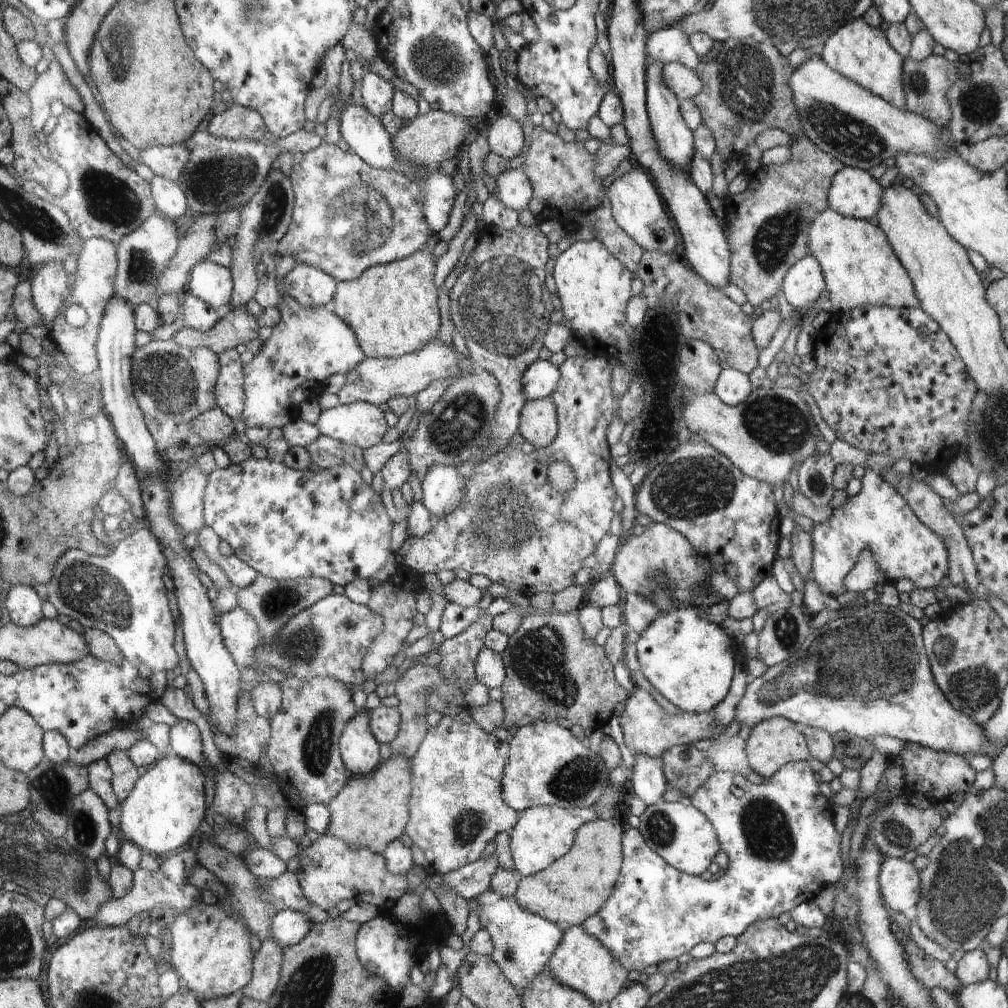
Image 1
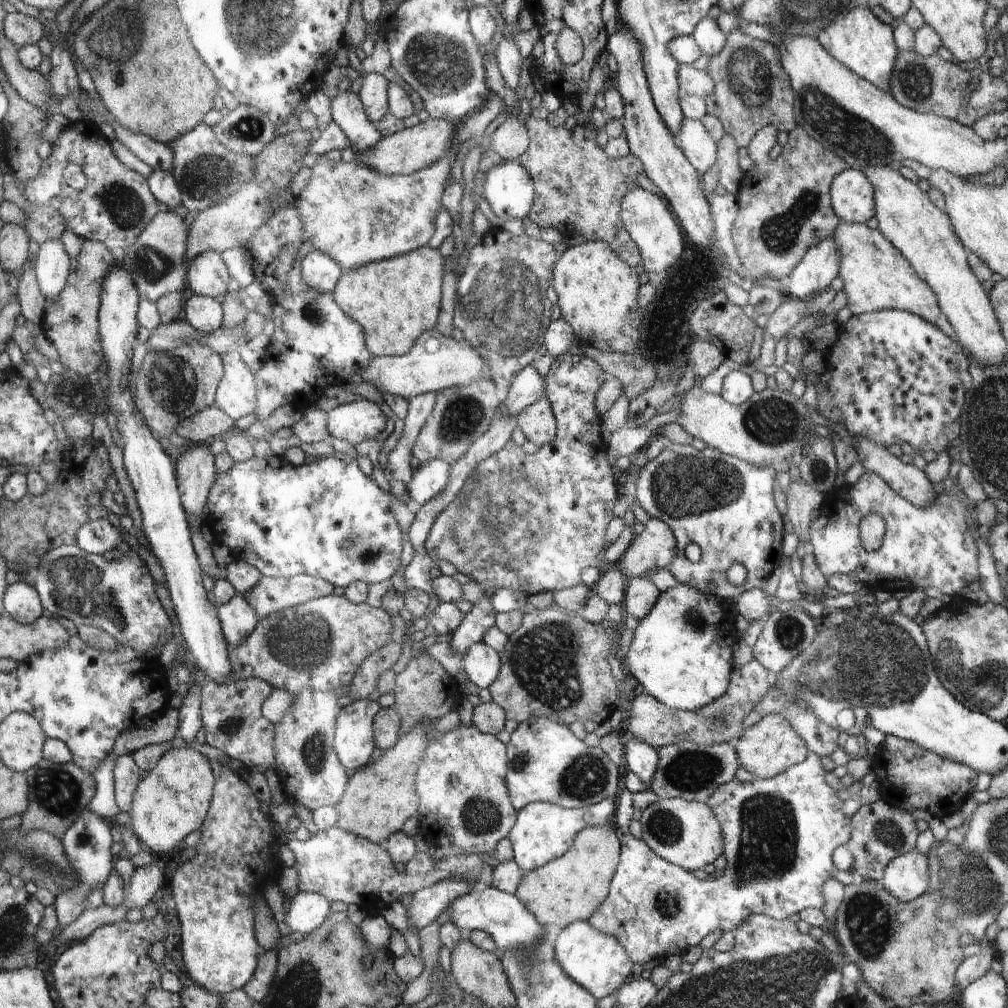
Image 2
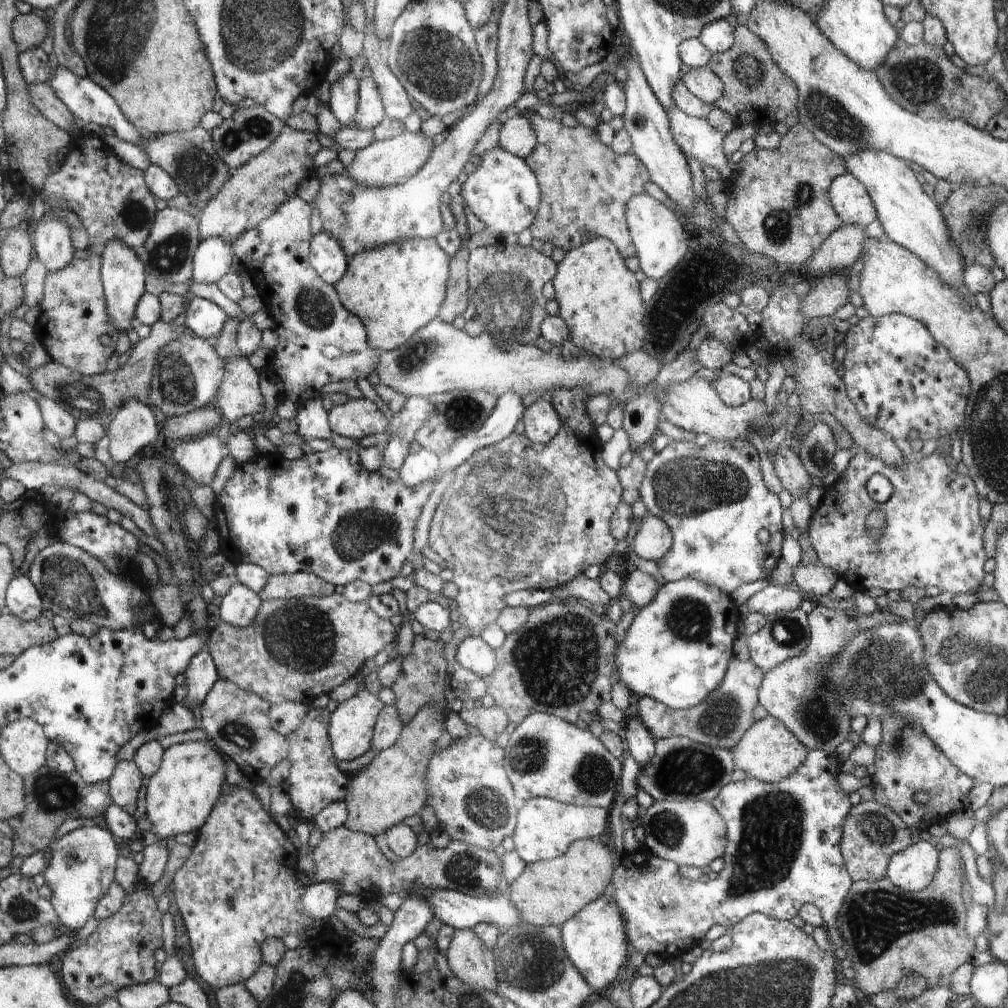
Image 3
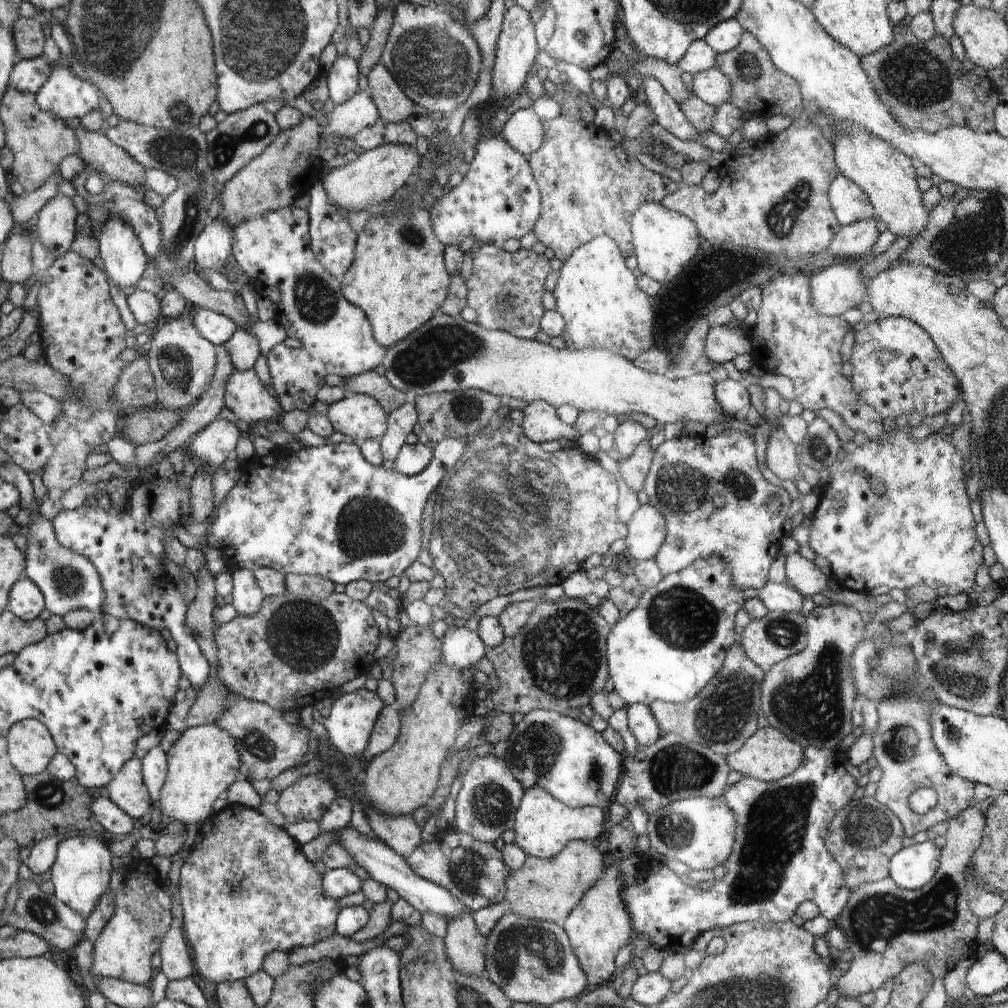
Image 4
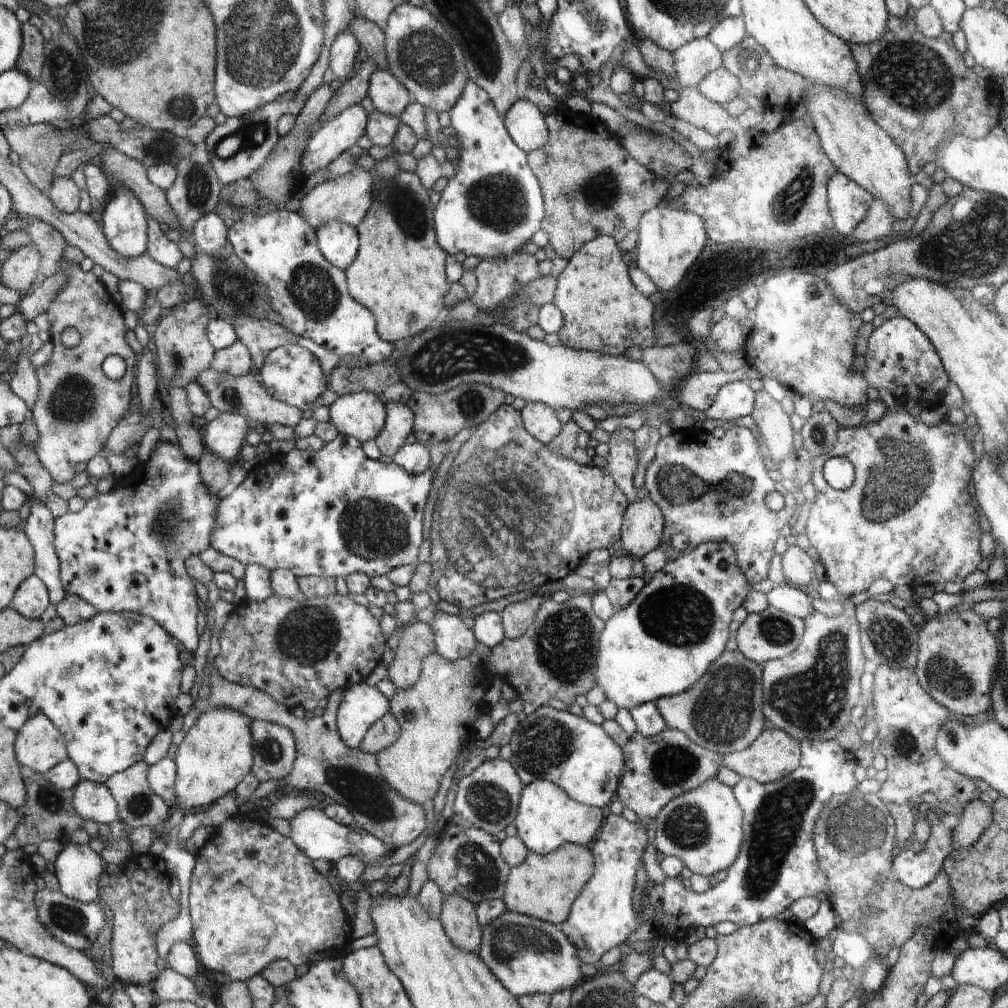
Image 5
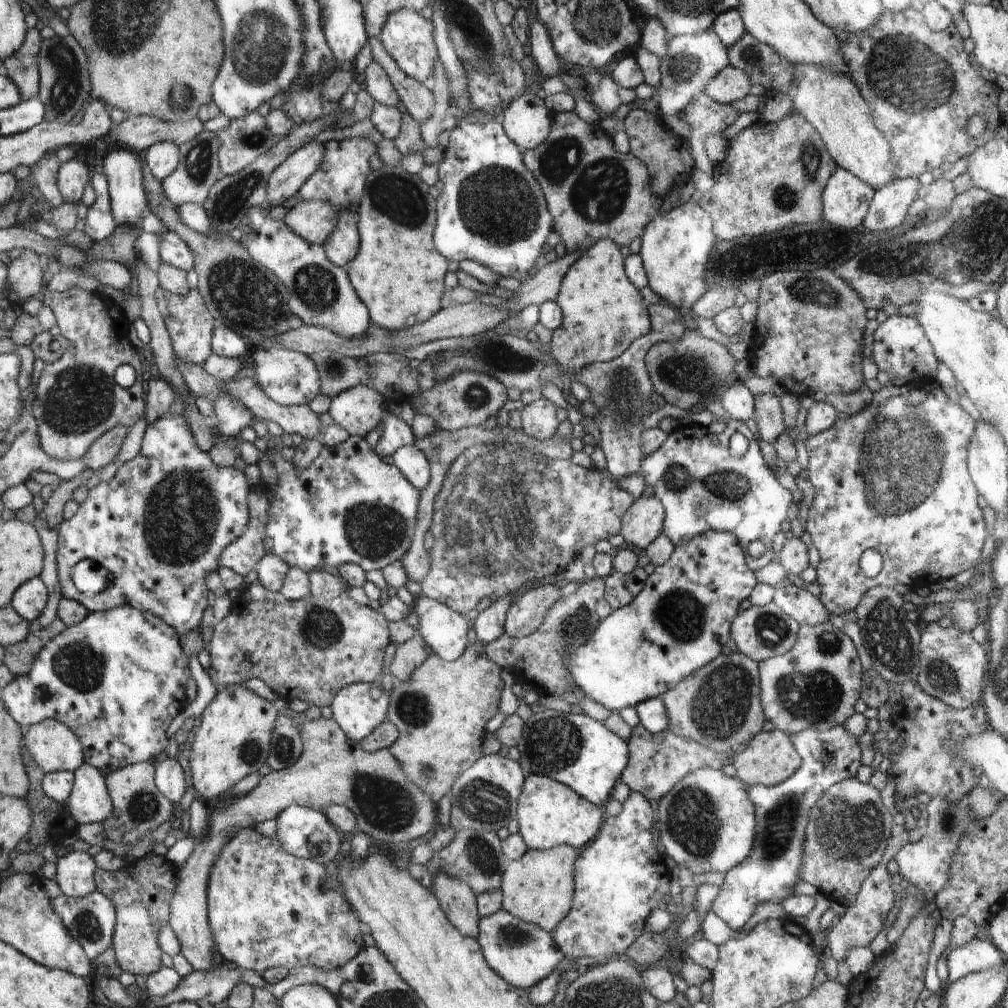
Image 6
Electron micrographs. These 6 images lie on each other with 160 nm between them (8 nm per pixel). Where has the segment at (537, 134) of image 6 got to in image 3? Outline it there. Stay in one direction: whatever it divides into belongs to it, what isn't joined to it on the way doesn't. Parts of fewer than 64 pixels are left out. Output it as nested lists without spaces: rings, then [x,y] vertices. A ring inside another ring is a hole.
[[[520,112],[512,118],[503,117],[501,123],[498,146],[523,159],[537,148],[537,133],[530,114]]]

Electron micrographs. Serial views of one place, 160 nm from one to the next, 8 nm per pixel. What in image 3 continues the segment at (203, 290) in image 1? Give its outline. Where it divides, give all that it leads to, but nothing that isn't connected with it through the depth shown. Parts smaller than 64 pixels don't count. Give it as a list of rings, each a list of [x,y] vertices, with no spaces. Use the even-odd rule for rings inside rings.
[[[220,237],[202,239],[193,254],[194,283],[216,283],[224,274],[232,271],[233,252],[231,246]]]

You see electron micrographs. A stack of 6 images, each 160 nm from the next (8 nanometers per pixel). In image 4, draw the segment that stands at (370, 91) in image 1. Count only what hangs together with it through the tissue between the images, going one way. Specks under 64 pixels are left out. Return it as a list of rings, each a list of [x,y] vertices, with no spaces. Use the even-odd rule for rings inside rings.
[[[358,91],[346,103],[335,106],[328,115],[328,126],[322,128],[324,138],[335,144],[334,140],[355,139],[364,129],[374,126],[380,120],[378,108],[368,93]]]

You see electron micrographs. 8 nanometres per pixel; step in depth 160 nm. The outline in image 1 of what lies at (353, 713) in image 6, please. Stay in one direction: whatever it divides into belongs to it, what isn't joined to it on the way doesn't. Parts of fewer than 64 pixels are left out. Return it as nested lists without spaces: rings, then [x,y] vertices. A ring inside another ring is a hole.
[[[358,712],[352,720],[344,726],[341,734],[340,751],[346,768],[355,775],[368,775],[380,762],[380,744],[377,737],[370,732],[368,726],[368,712]]]

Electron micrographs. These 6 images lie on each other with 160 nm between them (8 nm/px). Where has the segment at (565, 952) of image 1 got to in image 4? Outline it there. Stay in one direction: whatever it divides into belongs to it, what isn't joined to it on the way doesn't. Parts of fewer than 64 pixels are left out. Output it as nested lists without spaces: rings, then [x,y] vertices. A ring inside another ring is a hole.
[[[621,825],[609,826],[608,833],[605,835],[603,844],[608,851],[608,863],[611,865],[602,872],[601,879],[589,891],[585,893],[581,903],[573,909],[572,914],[562,924],[563,929],[568,934],[570,944],[572,945],[574,956],[581,960],[582,969],[586,977],[589,978],[592,987],[606,984],[610,976],[614,974],[614,956],[616,952],[628,945],[630,940],[630,918],[626,912],[626,906],[622,902],[622,884],[618,882],[618,866],[616,860],[622,852],[613,852],[612,850],[632,850],[634,848],[636,834],[626,830]]]

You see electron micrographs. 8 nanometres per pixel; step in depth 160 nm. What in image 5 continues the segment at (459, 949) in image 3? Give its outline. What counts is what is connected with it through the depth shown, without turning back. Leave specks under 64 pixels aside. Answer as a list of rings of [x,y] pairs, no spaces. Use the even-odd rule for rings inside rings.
[[[456,893],[445,895],[439,916],[457,947],[479,953],[484,931],[477,919],[476,906],[470,900]]]

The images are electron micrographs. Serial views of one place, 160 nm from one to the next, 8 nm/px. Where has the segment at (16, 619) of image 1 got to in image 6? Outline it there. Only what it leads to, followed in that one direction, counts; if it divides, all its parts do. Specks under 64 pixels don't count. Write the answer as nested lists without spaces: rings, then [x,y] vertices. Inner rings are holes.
[[[34,577],[16,589],[10,605],[23,618],[32,622],[47,606],[48,597],[48,591],[42,579]]]

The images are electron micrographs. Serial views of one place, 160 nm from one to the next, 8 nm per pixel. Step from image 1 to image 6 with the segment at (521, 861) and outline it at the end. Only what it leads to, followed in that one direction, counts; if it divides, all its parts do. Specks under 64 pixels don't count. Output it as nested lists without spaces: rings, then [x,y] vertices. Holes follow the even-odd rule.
[[[528,774],[525,790],[518,803],[517,823],[519,835],[528,849],[546,850],[567,844],[581,851],[584,844],[592,841],[596,832],[601,830],[602,808],[578,796],[568,785],[555,781],[549,776]]]

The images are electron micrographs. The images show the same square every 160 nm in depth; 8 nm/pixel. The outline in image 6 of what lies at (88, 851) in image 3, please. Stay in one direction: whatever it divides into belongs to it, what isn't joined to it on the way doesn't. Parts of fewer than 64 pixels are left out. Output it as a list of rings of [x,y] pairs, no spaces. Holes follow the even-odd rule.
[[[74,850],[55,863],[56,880],[62,892],[69,897],[83,897],[96,890],[93,851]]]

